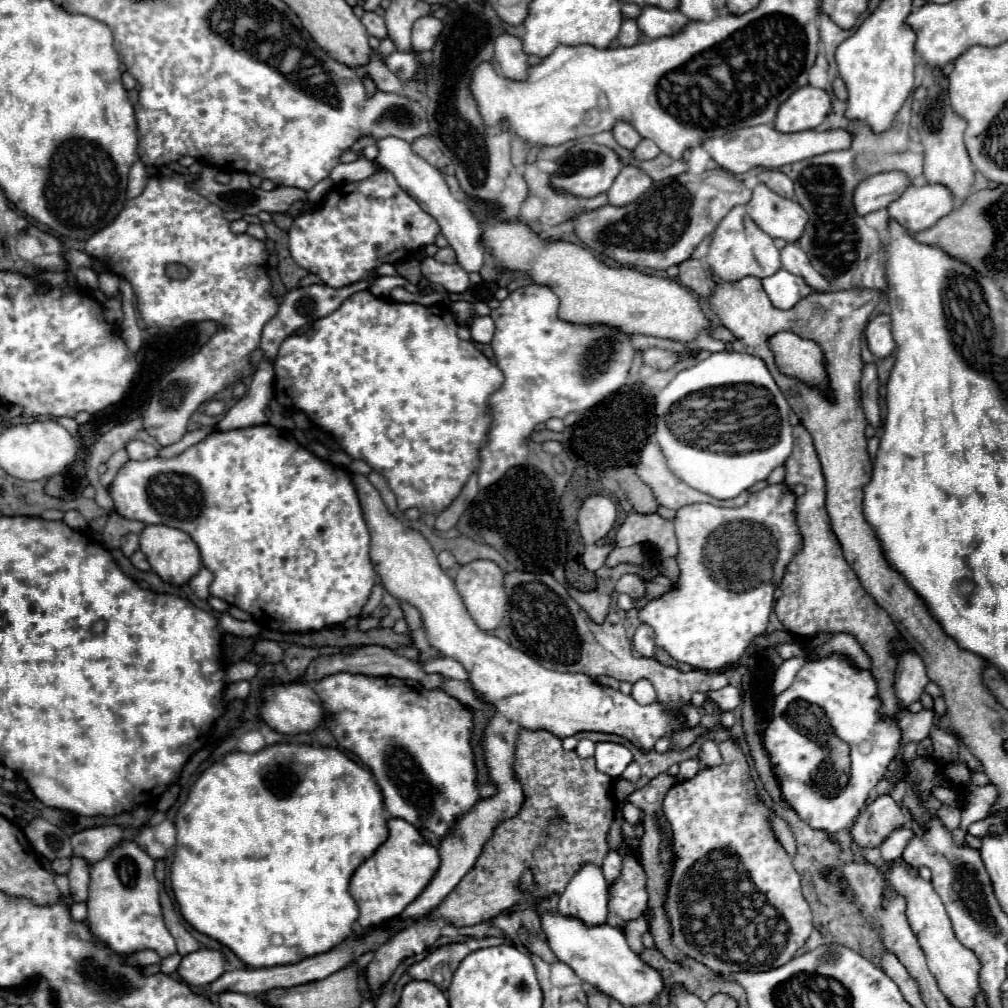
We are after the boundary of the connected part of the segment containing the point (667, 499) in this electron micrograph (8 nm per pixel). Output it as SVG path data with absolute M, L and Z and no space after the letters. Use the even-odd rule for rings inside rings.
M647 444L641 450L635 472L637 472L639 480L645 482L651 488L655 500L661 506L667 506L667 508L673 508L673 510L679 510L683 506L697 504L697 502L709 502L709 504L715 504L715 506L737 508L737 506L743 506L749 498L749 492L741 492L733 500L715 500L711 496L705 496L703 492L697 492L697 490L689 488L685 482L677 480L669 472L669 468L665 468L665 458L661 456L661 450L657 448L657 444Z

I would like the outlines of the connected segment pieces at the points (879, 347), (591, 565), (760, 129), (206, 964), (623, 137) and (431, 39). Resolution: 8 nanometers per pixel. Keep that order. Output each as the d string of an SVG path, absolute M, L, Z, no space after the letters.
M879 314L869 320L865 328L865 338L871 354L875 358L887 358L895 350L895 340L891 336L891 316Z
M585 546L583 564L587 570L595 572L597 568L601 568L605 558L607 558L607 546Z
M751 126L751 128L737 128L731 130L723 136L707 138L701 142L701 146L709 152L709 156L719 164L719 168L731 172L731 174L741 174L747 172L755 166L763 168L781 168L785 164L793 164L817 154L825 154L831 150L845 150L851 144L851 136L845 130L825 130L825 132L795 132L795 134L783 134L777 132L773 126Z
M201 948L197 952L187 954L177 968L177 974L181 976L181 980L189 986L211 984L223 972L225 972L223 954L215 952L215 950L209 950L209 948Z
M617 120L615 126L611 128L611 132L613 132L613 138L617 140L617 144L627 148L627 150L633 150L641 142L639 132L625 120Z
M423 16L419 18L415 24L413 24L413 30L411 30L411 42L413 42L413 48L417 52L423 52L423 50L431 50L433 44L437 42L437 36L443 28L443 22L437 20L435 16Z

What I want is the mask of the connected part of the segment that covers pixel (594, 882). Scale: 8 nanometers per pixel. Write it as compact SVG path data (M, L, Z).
M585 862L559 896L559 912L581 916L585 924L605 924L607 882L601 866Z

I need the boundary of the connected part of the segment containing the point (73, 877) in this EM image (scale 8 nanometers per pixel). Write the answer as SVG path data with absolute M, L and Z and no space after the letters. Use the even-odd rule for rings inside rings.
M71 858L73 866L69 870L69 884L71 884L71 896L75 902L87 900L87 888L89 888L89 864L81 858Z

